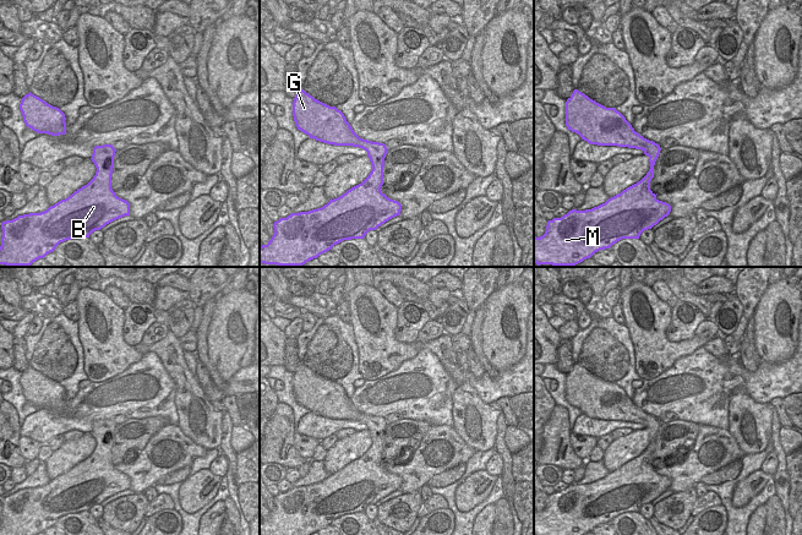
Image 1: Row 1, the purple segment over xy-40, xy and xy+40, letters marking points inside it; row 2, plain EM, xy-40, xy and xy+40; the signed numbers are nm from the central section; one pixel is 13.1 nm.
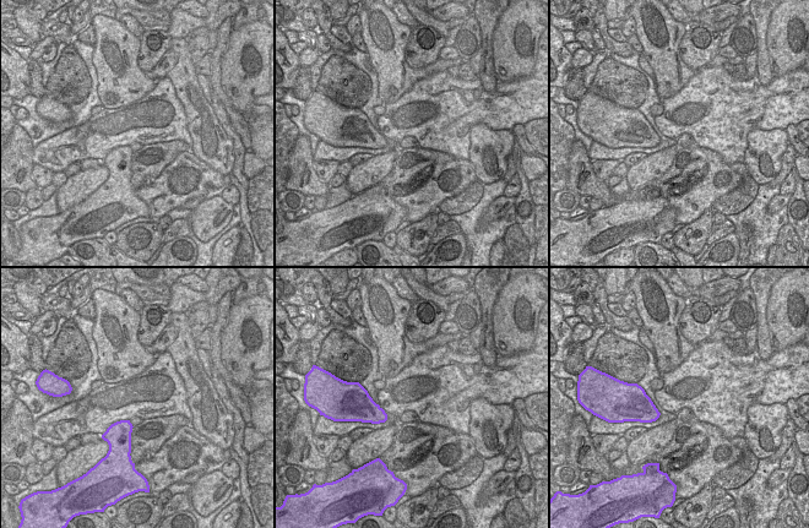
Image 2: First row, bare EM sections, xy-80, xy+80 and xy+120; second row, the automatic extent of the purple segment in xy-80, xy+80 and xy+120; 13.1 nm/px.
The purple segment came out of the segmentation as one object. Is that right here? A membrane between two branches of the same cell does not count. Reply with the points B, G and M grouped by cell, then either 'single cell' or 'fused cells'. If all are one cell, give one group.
B G M; single cell

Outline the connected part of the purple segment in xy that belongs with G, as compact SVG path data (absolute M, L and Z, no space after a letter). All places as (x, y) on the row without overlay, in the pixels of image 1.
M300 364L293 376L298 404L316 415L367 426L372 444L359 459L321 482L291 487L274 496L274 508L260 522L260 535L311 535L344 514L364 513L370 504L400 490L402 479L382 465L384 417L360 413L344 388Z

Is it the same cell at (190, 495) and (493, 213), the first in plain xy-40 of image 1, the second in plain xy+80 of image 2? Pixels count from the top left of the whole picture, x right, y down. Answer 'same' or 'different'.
same

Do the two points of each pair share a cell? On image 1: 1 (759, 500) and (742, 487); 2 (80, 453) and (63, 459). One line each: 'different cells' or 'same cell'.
1: different cells
2: same cell

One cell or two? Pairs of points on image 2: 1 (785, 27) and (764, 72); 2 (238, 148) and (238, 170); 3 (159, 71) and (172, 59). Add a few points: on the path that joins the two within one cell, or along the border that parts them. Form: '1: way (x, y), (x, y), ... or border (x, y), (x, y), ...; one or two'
1: border (765, 32), (765, 47), (774, 76); two
2: way (238, 153), (238, 165); one
3: way (163, 67), (168, 66), (168, 63); one

